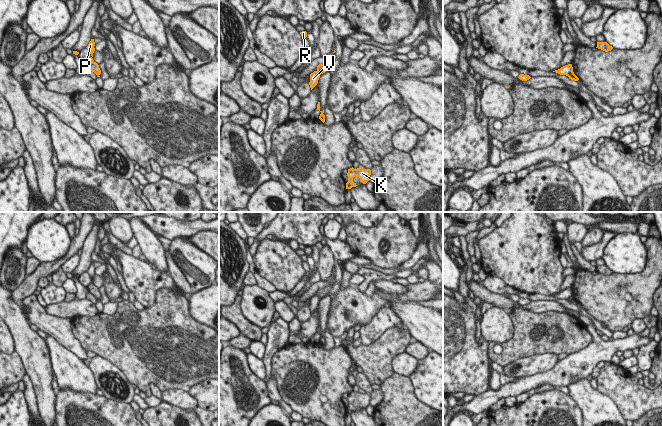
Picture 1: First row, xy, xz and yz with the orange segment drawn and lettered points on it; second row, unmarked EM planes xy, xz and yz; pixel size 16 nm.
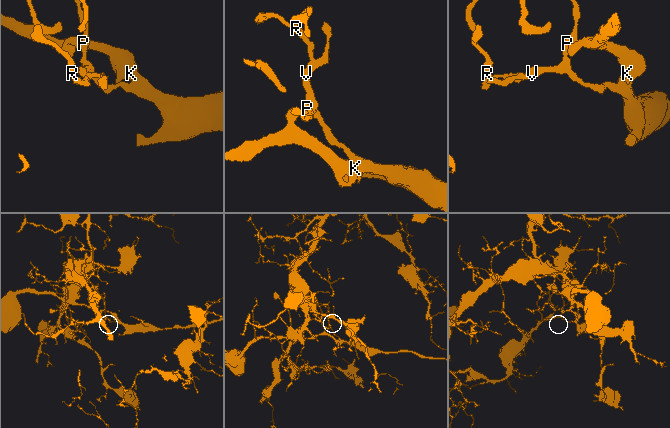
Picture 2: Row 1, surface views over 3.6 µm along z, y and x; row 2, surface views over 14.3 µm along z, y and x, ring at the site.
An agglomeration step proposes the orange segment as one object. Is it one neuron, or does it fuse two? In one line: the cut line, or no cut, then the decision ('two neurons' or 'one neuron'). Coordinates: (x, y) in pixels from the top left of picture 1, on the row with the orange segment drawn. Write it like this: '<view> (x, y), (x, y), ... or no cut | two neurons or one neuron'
yz (572, 71), (567, 75) | two neurons

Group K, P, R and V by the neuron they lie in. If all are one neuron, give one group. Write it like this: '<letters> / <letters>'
K / P R V

